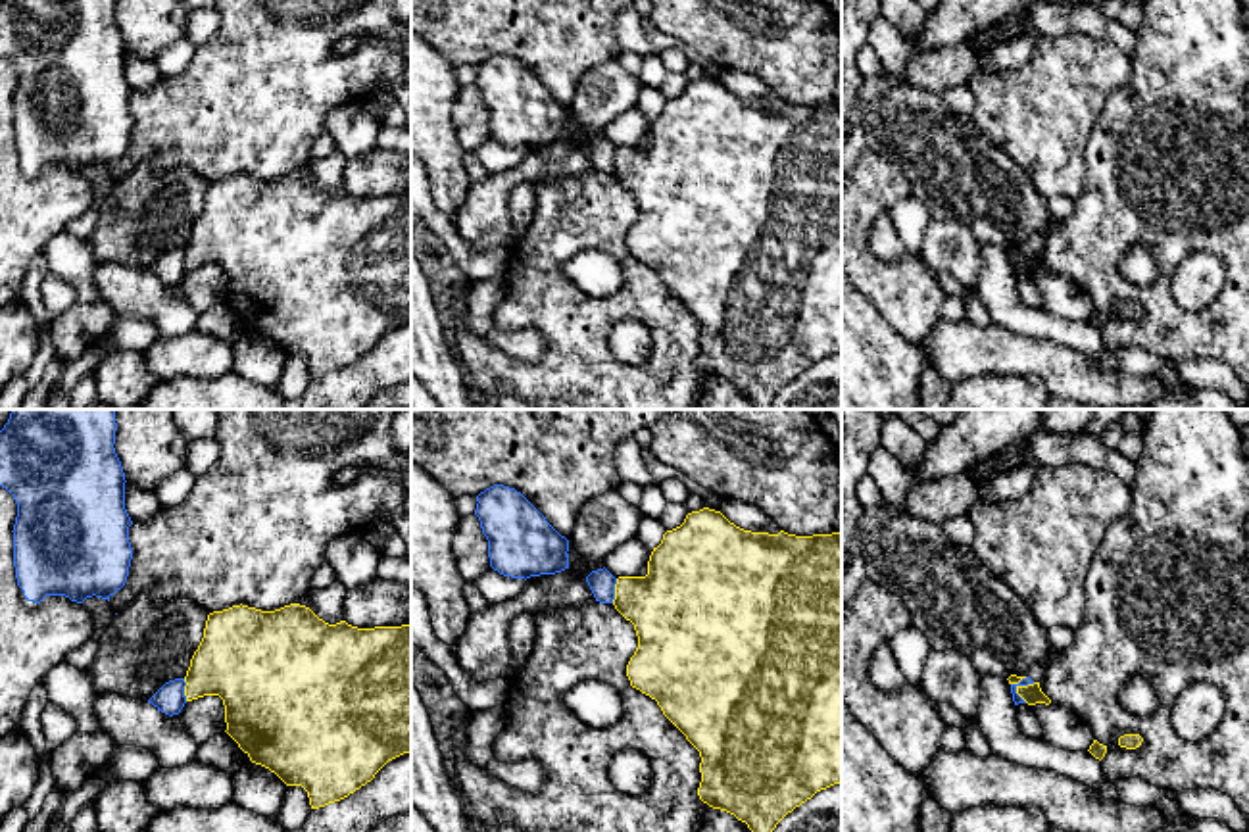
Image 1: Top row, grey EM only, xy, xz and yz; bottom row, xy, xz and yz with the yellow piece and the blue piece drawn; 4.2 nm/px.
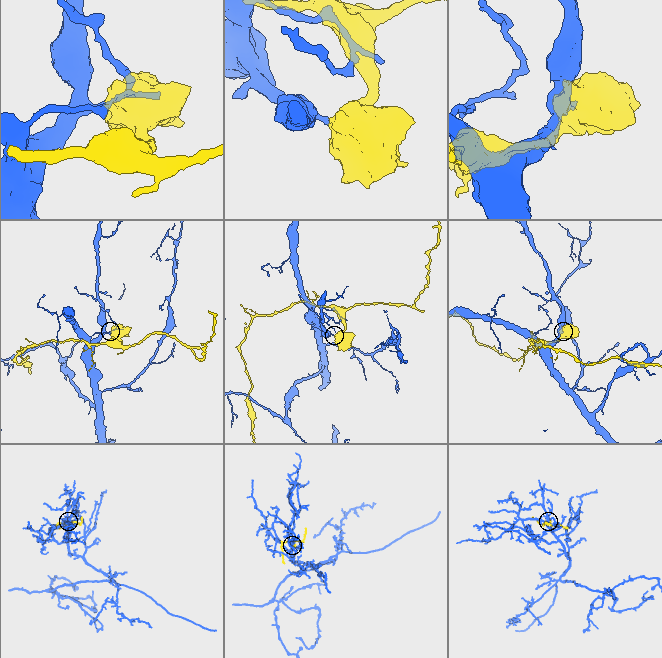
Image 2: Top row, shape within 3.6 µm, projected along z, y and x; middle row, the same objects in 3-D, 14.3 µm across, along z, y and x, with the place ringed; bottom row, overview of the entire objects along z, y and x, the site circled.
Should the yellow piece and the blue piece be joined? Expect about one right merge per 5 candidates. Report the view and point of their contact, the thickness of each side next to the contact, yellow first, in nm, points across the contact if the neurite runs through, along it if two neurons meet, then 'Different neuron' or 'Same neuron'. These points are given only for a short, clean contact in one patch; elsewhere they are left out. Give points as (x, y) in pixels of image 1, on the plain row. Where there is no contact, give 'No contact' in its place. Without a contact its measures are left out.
Touches yellow at yz (1017, 260). Thickness 90 nm (yellow) against 40 nm. Boundary: yz (1023, 246), (1017, 262), (1027, 271). Different neuron

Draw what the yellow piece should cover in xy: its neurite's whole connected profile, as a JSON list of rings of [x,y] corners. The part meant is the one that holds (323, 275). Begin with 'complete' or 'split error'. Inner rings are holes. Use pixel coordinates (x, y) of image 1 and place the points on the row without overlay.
complete; [[[300,173],[275,181],[233,175],[208,184],[184,252],[186,271],[219,265],[225,302],[252,332],[269,338],[286,355],[302,355],[311,379],[348,367],[388,330],[411,321],[411,194],[357,198],[346,190],[329,194]]]

